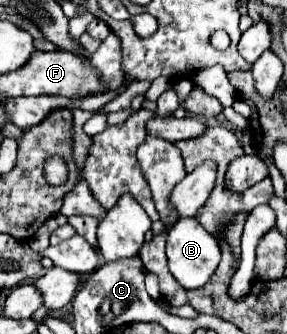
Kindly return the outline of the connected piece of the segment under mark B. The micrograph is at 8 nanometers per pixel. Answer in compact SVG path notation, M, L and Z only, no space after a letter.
M181 217L167 235L167 261L171 275L183 289L199 289L209 281L219 265L219 245L195 217Z

